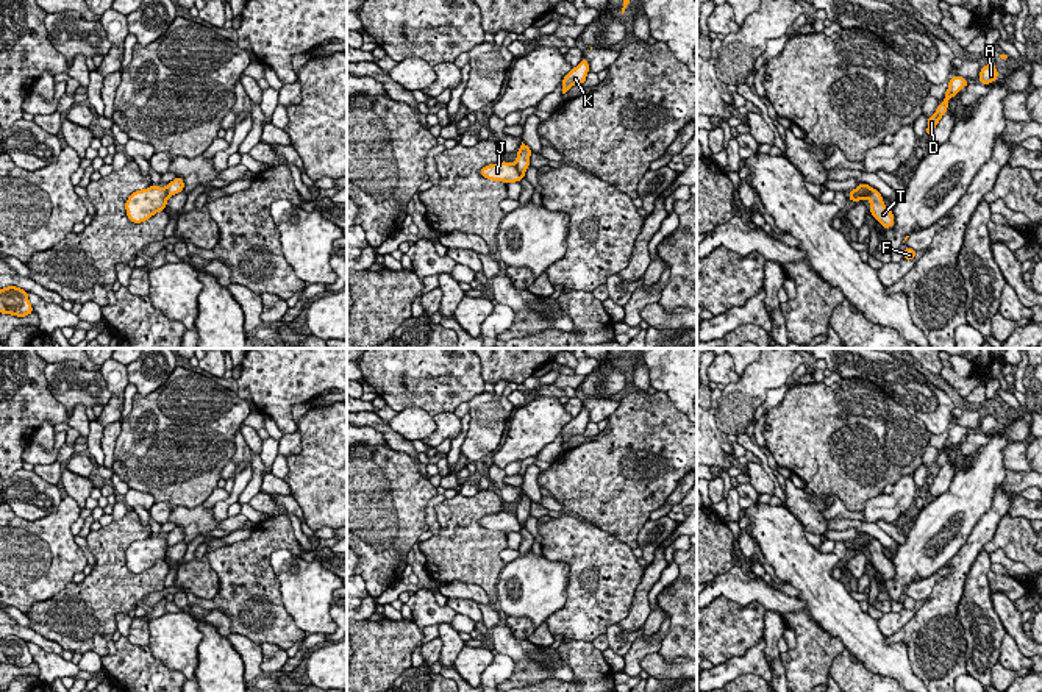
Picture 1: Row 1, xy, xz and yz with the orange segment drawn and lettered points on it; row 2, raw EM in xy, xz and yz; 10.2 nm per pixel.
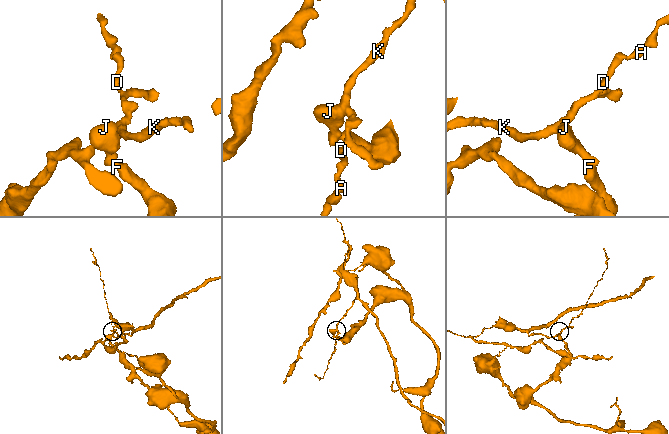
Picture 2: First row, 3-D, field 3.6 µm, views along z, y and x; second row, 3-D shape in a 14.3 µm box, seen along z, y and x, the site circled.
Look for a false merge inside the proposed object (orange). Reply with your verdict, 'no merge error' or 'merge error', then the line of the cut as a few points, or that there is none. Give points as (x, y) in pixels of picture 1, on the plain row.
merge error; cut in xz along (514, 514), (524, 527)

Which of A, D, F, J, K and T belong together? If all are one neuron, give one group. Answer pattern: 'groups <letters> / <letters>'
groups A D K / F J T

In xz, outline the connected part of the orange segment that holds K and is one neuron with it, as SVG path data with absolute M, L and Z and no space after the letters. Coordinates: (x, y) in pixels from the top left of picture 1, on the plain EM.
M583 408L581 412L576 417L572 417L572 420L562 428L562 444L575 434L586 433L587 422L589 412Z

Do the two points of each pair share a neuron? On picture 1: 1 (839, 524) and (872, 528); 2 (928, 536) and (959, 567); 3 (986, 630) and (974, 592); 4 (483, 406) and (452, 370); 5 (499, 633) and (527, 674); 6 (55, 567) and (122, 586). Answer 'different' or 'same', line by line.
1: same
2: different
3: same
4: different
5: same
6: different

